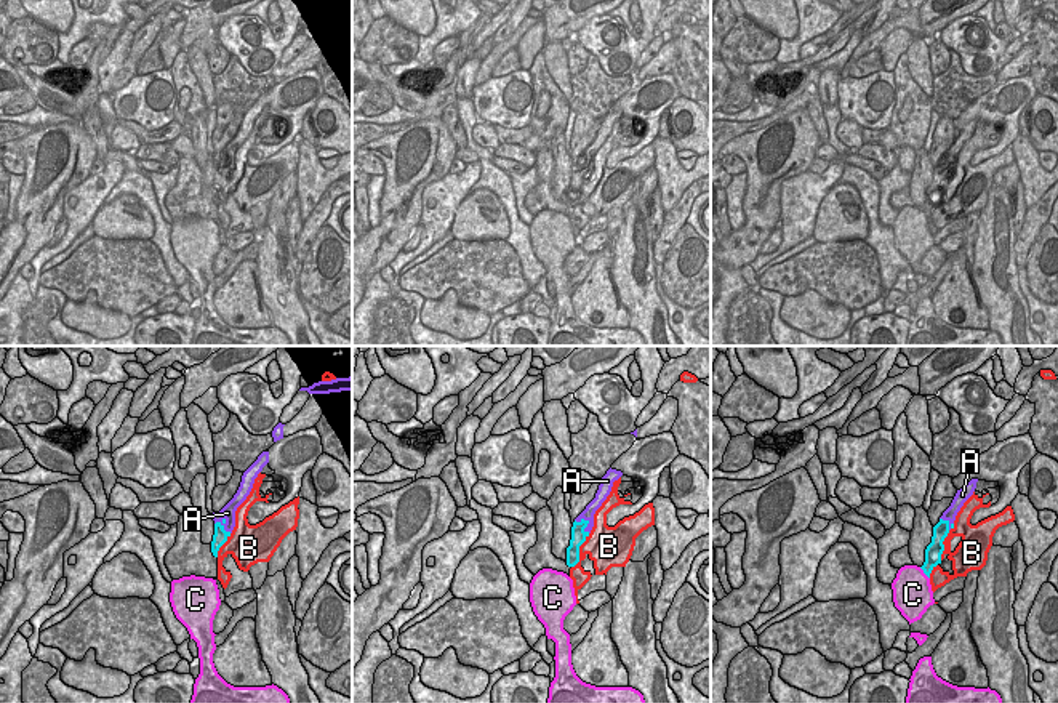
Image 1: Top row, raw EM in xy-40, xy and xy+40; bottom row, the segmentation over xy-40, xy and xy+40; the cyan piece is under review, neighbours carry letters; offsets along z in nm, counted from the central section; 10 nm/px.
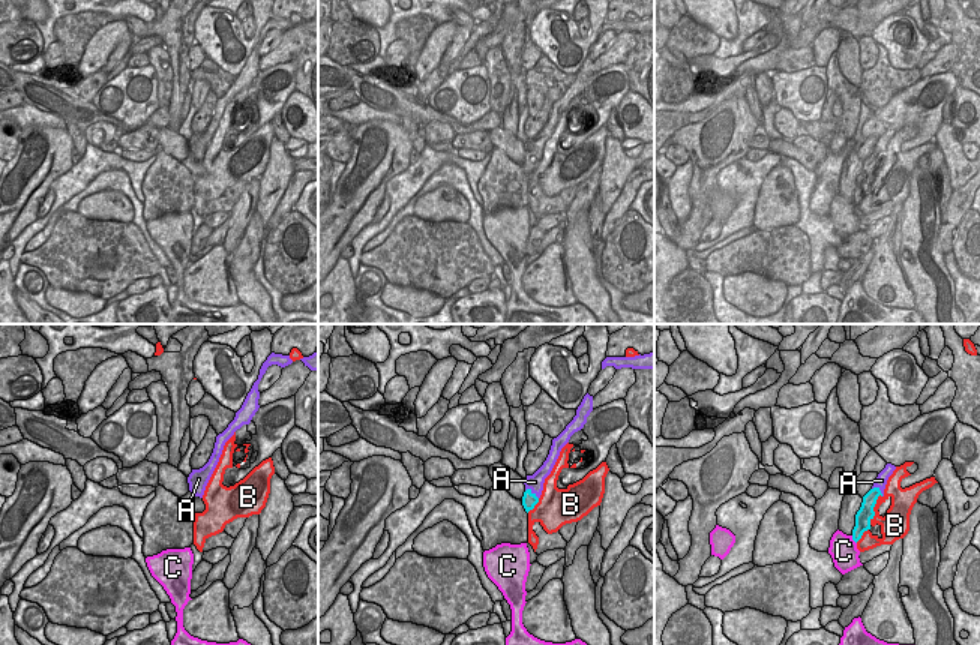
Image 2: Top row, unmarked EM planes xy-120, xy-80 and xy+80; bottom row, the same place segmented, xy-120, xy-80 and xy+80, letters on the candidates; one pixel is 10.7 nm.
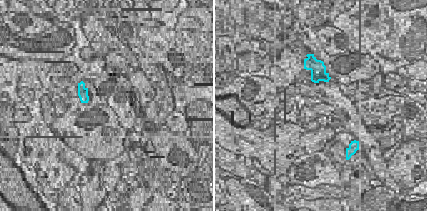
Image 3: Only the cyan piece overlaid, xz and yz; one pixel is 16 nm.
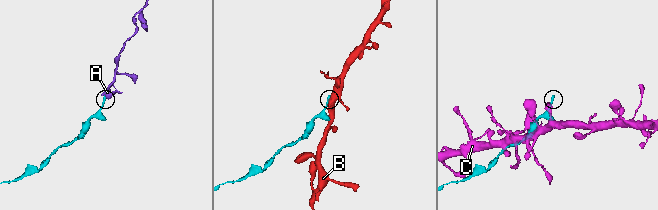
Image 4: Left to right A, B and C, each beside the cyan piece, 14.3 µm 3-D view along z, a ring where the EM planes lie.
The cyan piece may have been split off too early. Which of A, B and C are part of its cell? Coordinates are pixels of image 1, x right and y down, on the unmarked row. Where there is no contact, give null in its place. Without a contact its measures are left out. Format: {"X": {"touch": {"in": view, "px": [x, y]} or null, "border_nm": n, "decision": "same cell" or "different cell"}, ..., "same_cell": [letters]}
{"A": {"touch": {"in": "xy-40", "px": [223, 168]}, "border_nm": 200, "decision": "same cell"}, "B": {"touch": {"in": "xy", "px": [578, 192]}, "border_nm": 400, "decision": "different cell"}, "C": {"touch": {"in": "xy+40", "px": [924, 213]}, "border_nm": 160, "decision": "different cell"}, "same_cell": ["A"]}

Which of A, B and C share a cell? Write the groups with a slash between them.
A / B / C

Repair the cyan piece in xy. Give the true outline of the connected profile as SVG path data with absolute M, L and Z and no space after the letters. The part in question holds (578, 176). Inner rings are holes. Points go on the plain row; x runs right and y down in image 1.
M608 110L607 115L600 120L599 131L595 139L586 147L586 151L575 160L571 168L571 181L567 189L567 207L575 208L579 203L579 187L589 178L594 168L594 155L607 141L611 133L613 123L623 117L621 112Z

